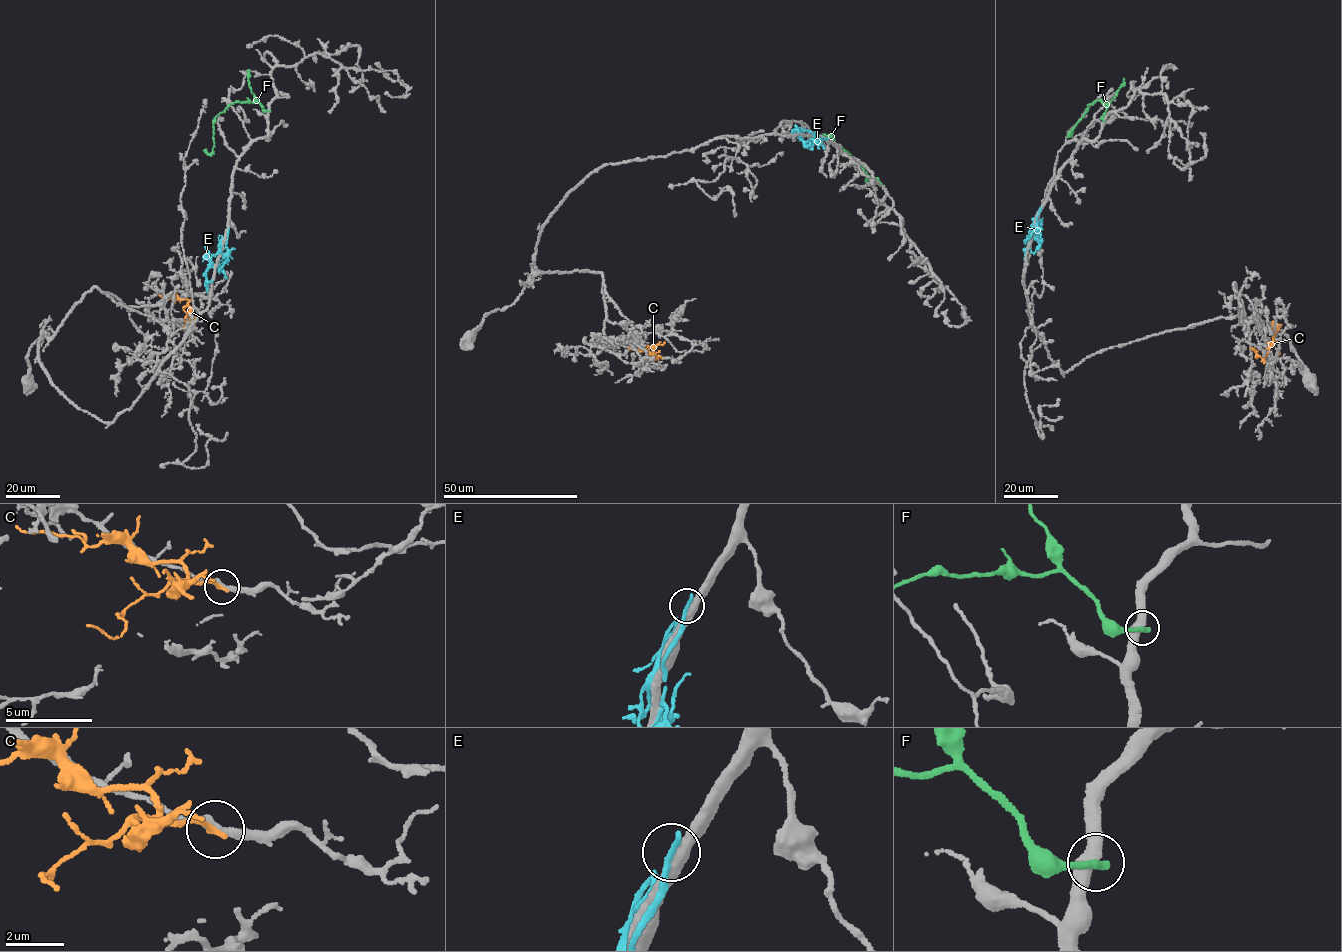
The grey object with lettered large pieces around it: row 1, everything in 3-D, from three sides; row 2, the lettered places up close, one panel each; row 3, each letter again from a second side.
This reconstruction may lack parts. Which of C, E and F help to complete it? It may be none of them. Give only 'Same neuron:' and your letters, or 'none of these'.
Same neuron: none of these

